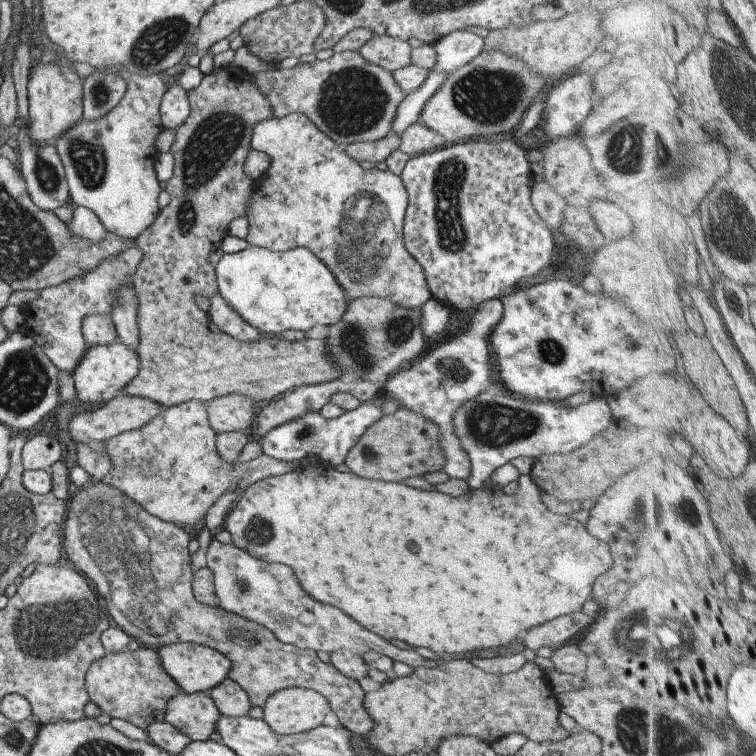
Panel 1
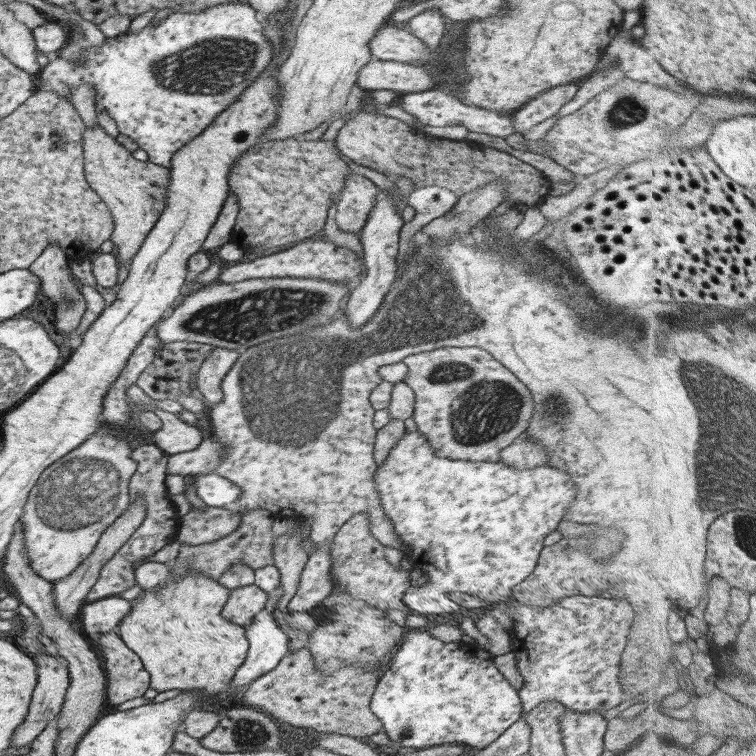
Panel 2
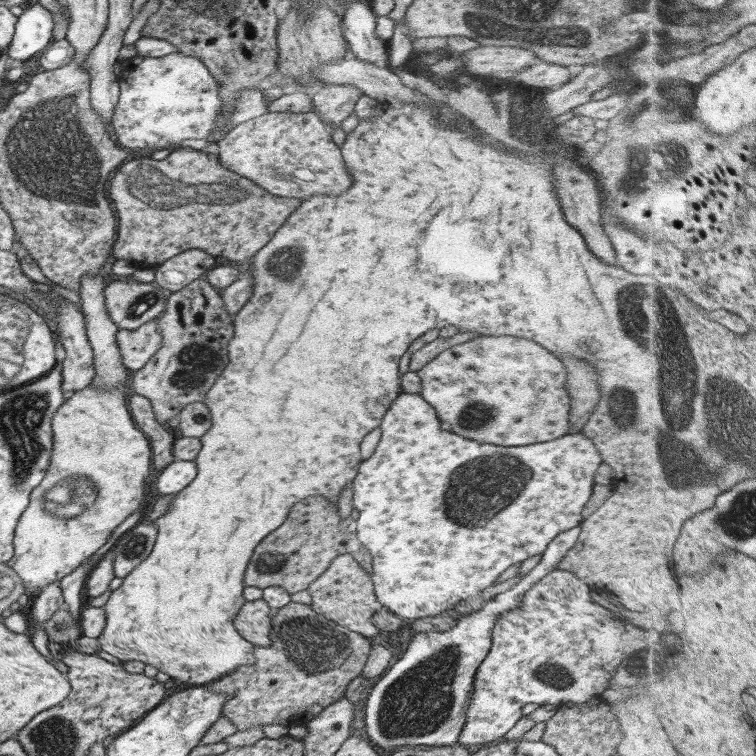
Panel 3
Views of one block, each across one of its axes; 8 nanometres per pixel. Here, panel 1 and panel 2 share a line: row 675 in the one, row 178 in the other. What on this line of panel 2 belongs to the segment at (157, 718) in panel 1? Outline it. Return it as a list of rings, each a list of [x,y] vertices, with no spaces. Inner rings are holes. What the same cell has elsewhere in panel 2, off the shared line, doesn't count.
[[[99,125],[85,127],[81,134],[81,144],[85,180],[89,188],[105,203],[112,216],[113,232],[109,240],[113,242],[113,255],[118,266],[125,261],[129,264],[165,207],[169,170],[148,160],[134,159],[131,152],[105,134]]]

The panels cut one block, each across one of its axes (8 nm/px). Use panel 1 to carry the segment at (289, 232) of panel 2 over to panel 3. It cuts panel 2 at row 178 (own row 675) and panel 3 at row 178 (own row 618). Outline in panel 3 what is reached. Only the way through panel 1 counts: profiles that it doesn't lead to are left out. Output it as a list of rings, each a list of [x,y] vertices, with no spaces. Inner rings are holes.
[[[179,147],[170,150],[169,155],[162,160],[151,158],[137,158],[132,160],[122,160],[119,167],[115,167],[115,172],[111,172],[111,179],[107,179],[107,200],[111,200],[110,208],[115,209],[115,220],[119,221],[118,228],[115,228],[114,246],[110,250],[110,255],[117,259],[125,258],[132,261],[135,268],[145,268],[152,265],[160,265],[164,260],[179,254],[187,249],[201,249],[212,257],[223,256],[227,260],[242,261],[252,257],[260,248],[263,248],[274,232],[285,222],[285,219],[299,206],[300,199],[272,196],[267,191],[255,185],[246,178],[240,177],[237,173],[226,169],[218,159],[217,154],[211,149],[207,151],[193,150],[189,147]]]

